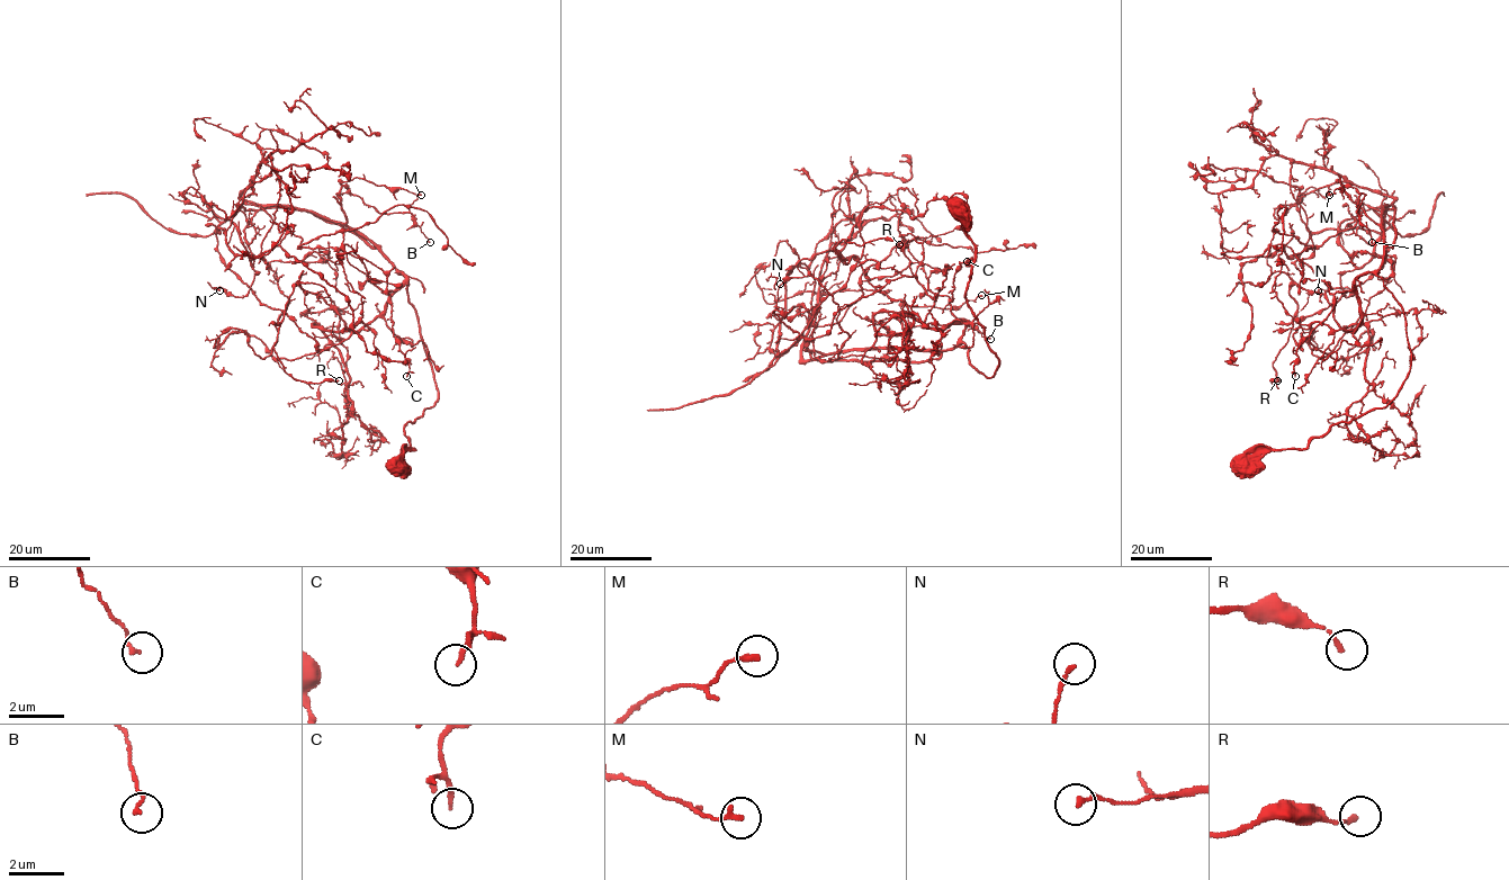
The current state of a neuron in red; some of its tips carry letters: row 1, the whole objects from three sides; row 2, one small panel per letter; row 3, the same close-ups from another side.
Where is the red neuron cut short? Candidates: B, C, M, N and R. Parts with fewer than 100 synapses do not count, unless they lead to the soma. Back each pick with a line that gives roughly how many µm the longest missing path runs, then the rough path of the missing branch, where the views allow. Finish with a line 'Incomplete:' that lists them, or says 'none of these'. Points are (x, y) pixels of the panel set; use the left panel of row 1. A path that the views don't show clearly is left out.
Incomplete: none of these

